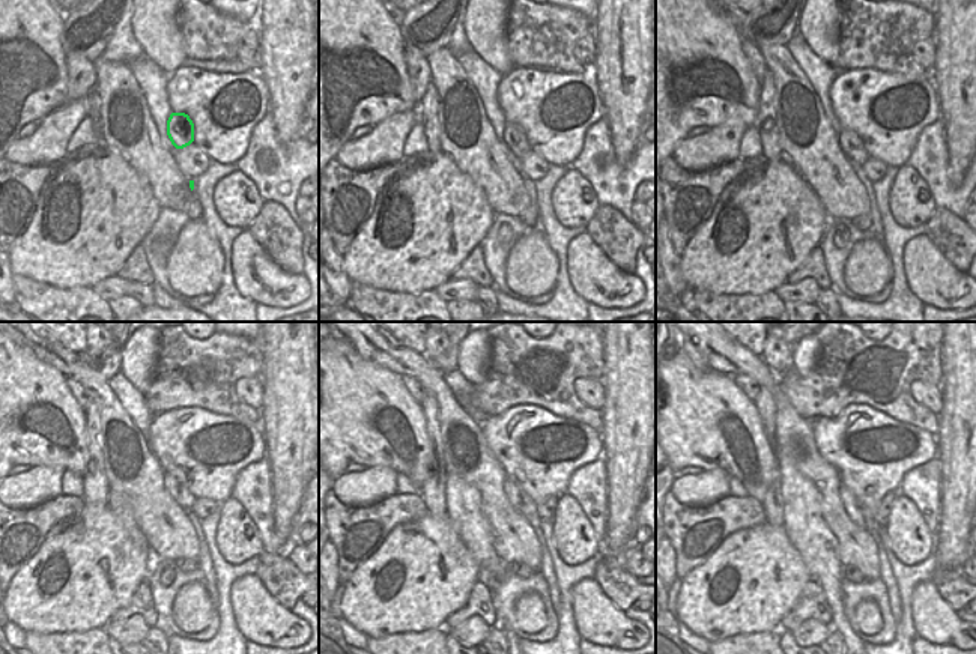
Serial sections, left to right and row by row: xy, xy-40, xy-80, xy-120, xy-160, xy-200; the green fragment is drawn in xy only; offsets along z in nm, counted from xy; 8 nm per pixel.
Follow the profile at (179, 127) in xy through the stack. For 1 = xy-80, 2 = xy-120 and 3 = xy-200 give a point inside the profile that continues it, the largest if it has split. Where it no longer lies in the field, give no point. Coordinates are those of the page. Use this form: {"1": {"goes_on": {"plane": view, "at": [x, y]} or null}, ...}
{"1": {"goes_on": {"plane": "xy-80", "at": [853, 148]}}, "2": {"goes_on": {"plane": "xy-120", "at": [175, 481]}}, "3": {"goes_on": {"plane": "xy-200", "at": [859, 514]}}}

